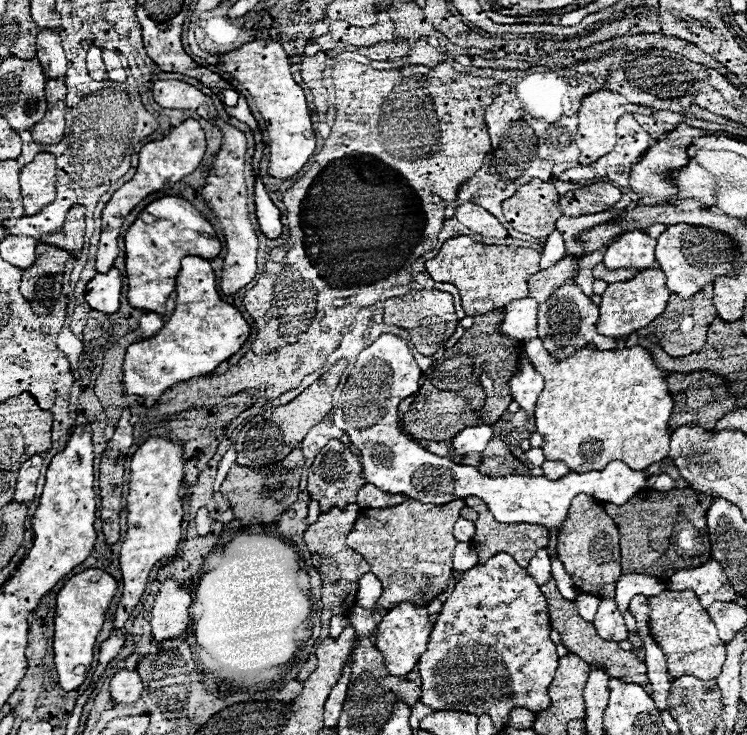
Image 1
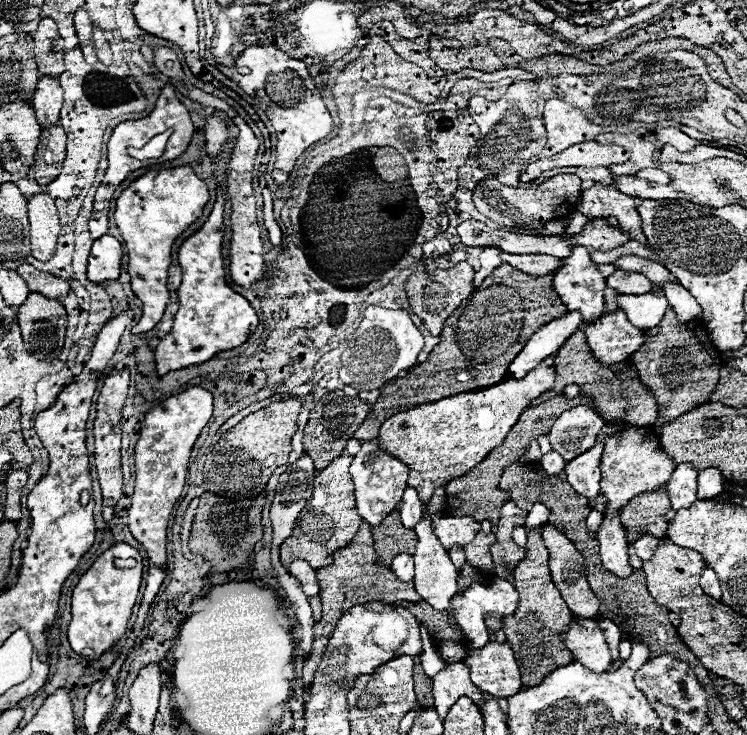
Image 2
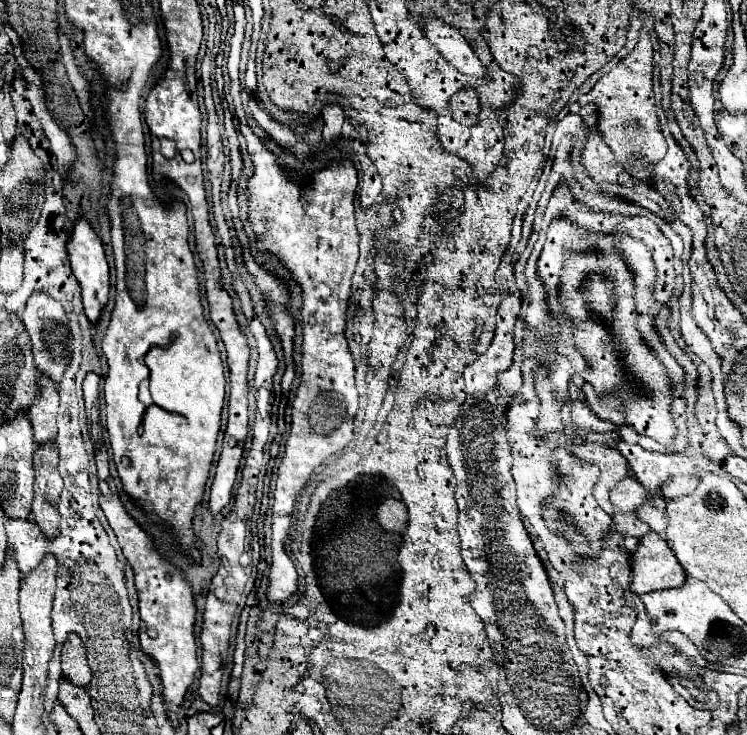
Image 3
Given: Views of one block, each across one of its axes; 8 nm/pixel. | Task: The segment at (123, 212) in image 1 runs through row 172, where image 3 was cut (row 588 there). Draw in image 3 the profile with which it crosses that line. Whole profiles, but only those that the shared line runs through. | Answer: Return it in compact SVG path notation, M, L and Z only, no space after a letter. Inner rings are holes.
M98 476L98 488L100 488L100 508L110 524L110 528L116 534L116 540L122 548L122 554L130 562L134 570L134 584L138 592L138 606L140 606L140 620L148 626L154 626L158 630L158 638L148 638L146 628L140 626L140 646L142 652L154 658L154 662L160 668L160 680L162 680L162 696L168 706L168 716L174 714L174 710L180 706L186 690L194 682L194 674L198 670L198 658L196 658L196 638L194 638L194 622L196 622L196 606L194 606L194 594L188 584L188 580L182 576L182 572L168 562L164 562L158 552L152 548L152 538L128 516L124 510L120 496L116 492L116 484L110 476Z

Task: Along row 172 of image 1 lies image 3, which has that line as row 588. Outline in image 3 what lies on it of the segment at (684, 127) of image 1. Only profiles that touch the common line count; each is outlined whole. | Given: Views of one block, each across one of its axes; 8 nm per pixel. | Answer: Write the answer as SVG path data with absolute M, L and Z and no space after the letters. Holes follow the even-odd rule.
M648 532L632 554L630 590L640 596L654 590L676 588L682 580L686 580L686 572L666 540L656 532Z

